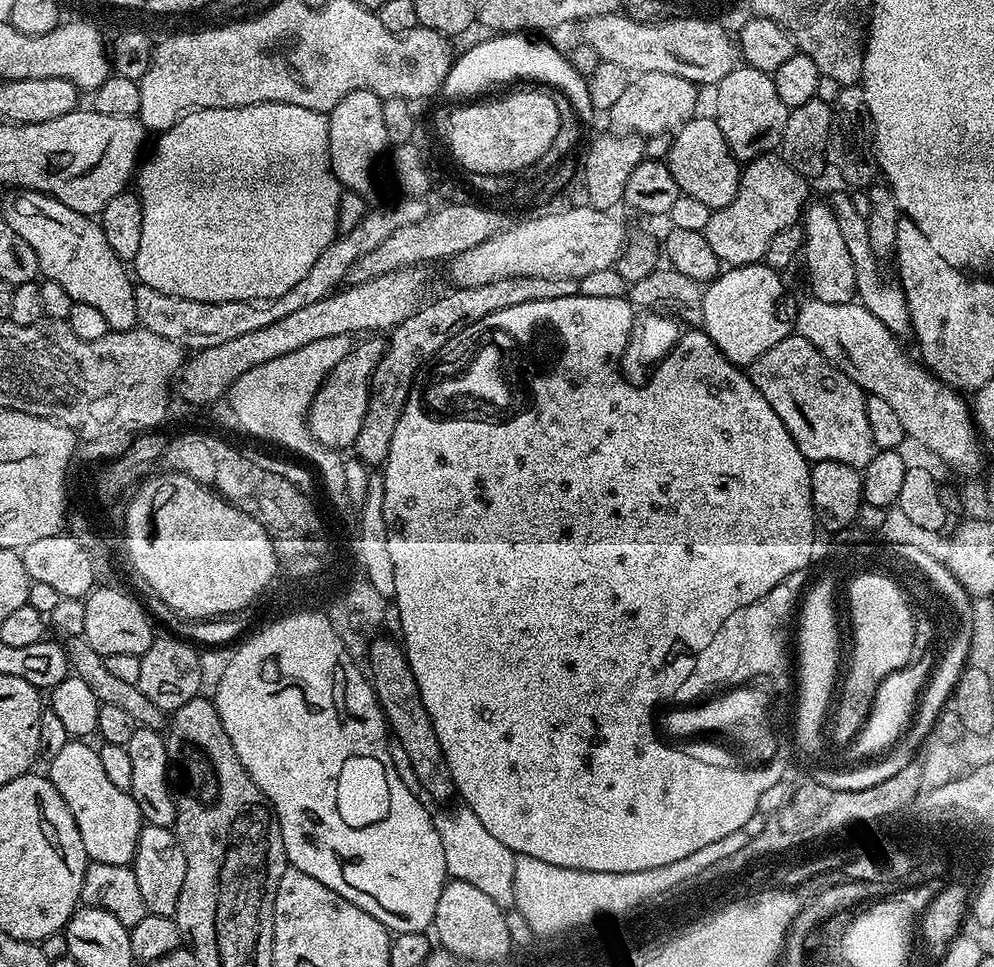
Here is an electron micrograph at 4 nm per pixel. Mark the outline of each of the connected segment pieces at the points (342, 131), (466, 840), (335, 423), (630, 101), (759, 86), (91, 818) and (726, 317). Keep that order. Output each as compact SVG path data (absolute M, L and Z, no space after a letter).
M370 90L347 92L327 113L330 130L328 153L332 162L332 173L341 189L368 194L372 188L372 167L376 159L389 147L386 125L382 119L384 100Z
M461 810L453 814L449 820L436 820L438 838L442 838L442 854L446 858L446 870L449 877L462 882L470 882L470 886L482 890L490 899L505 910L515 909L514 866L517 853L511 852L482 822L478 822L478 814Z
M364 338L330 370L330 374L314 394L312 404L308 407L308 433L314 437L317 444L323 448L341 450L351 449L358 438L358 430L362 428L366 406L368 405L368 390L372 383L372 375L378 362L384 356L385 341L380 338Z
M639 73L629 79L625 86L625 92L618 102L610 108L610 114L632 134L639 134L641 137L658 136L671 133L680 127L685 120L695 117L697 85L686 78L676 77L674 74L666 73Z
M737 66L732 72L715 85L716 92L716 113L714 119L718 130L722 130L722 138L726 138L726 146L732 151L737 161L747 162L775 153L780 147L782 130L786 130L786 118L790 109L782 98L778 98L778 90L774 90L774 82L771 75L751 66Z
M80 738L69 739L59 754L47 761L46 775L58 790L62 802L70 810L82 834L82 846L89 861L131 865L136 859L136 847L140 837L142 821L138 802L134 802L131 791L123 792L110 783L102 771L102 758L95 747Z
M767 263L744 264L741 268L729 267L704 288L702 302L702 331L718 346L718 350L734 365L747 366L753 364L766 350L778 346L782 338L793 335L794 312L788 309L788 300L784 297L784 280L779 271L768 267Z

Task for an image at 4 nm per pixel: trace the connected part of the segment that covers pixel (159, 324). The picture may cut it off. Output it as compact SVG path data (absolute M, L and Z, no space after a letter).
M404 198L401 204L396 204L393 208L369 211L358 222L358 226L354 226L354 230L337 235L328 248L322 250L322 254L318 254L318 262L314 262L310 274L306 274L306 278L302 278L298 286L290 286L290 290L286 290L286 294L278 298L231 300L215 304L171 296L154 290L149 284L137 283L134 306L139 327L154 330L154 334L162 334L162 338L178 342L185 350L222 346L222 342L242 338L242 334L250 334L253 330L262 330L262 326L270 326L270 322L278 322L278 318L286 318L286 314L294 314L294 310L302 310L302 306L311 306L313 302L318 302L337 291L345 283L348 271L362 254L370 254L370 250L374 250L374 246L379 246L383 240L390 238L394 230L410 222L418 222L425 215L426 207L424 208L420 198Z

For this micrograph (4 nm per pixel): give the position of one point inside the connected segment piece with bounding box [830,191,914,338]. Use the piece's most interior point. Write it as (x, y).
(888, 302)

